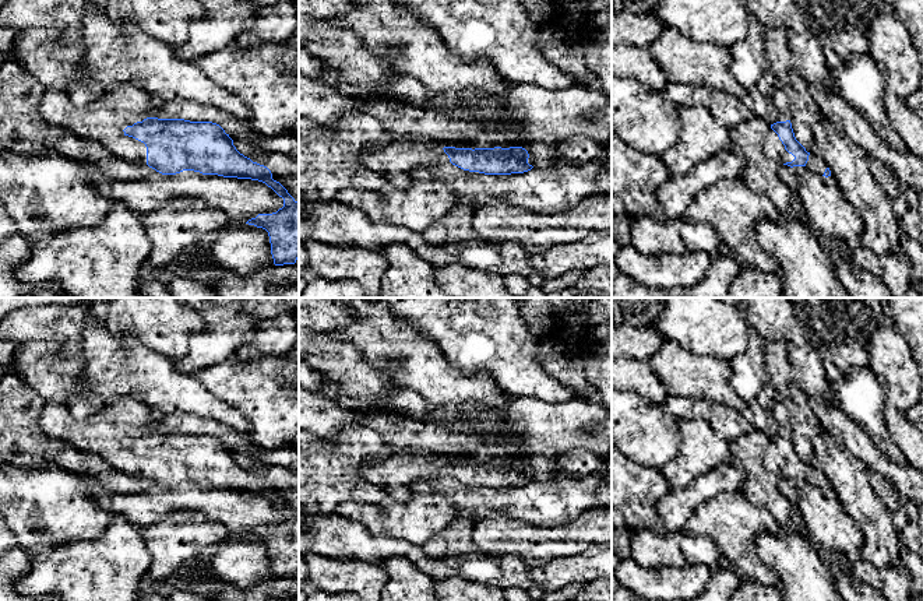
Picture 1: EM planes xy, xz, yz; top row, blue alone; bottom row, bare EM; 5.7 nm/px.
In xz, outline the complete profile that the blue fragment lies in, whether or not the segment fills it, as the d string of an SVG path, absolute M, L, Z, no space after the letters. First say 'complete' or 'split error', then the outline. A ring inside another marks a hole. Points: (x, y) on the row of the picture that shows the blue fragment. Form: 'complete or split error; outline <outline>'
split error; outline M394 140L384 147L370 147L363 148L363 161L366 166L387 178L391 183L401 186L411 186L413 180L413 169L418 166L436 166L444 162L451 162L452 165L469 171L479 172L485 175L511 175L524 173L531 171L533 166L528 164L529 154L522 147L510 148L455 148L455 147L441 147L438 143L422 143L422 141L408 141L408 140Z

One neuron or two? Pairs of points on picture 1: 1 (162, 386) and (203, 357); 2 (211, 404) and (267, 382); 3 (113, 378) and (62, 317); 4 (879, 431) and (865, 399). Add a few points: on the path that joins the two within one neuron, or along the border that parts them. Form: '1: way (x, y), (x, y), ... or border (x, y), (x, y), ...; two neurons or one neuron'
1: border (171, 359), (176, 369), (196, 375); two neurons
2: border (219, 397), (232, 407); two neurons
3: border (98, 312), (87, 322), (84, 336), (80, 340); two neurons
4: way (873, 422), (865, 407); one neuron

